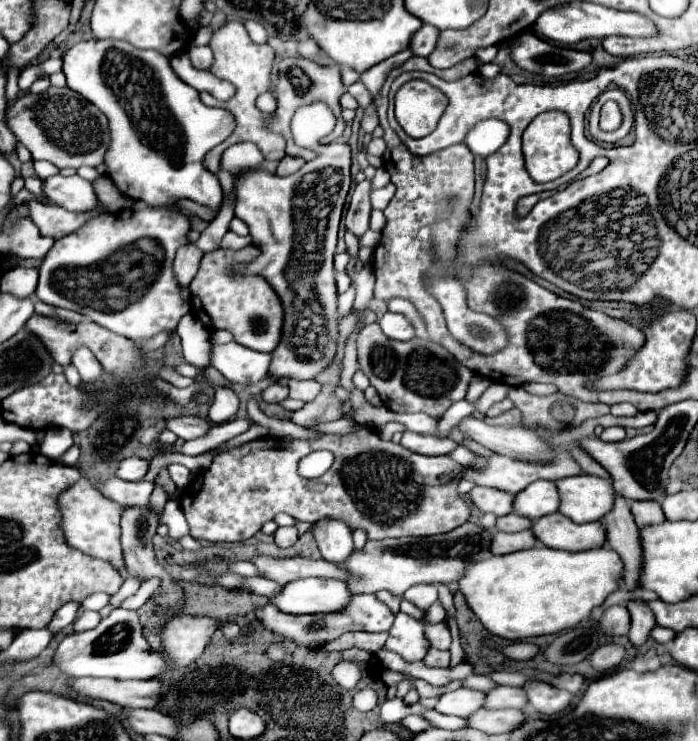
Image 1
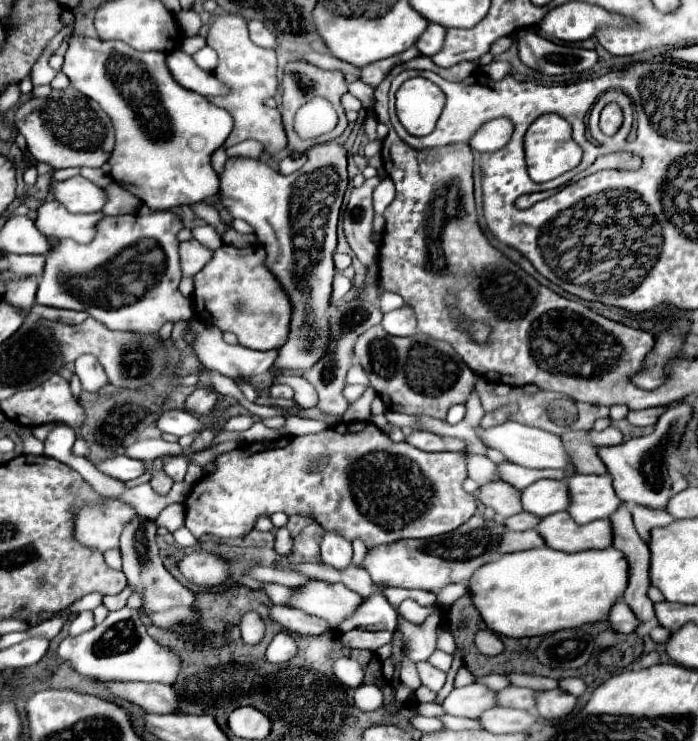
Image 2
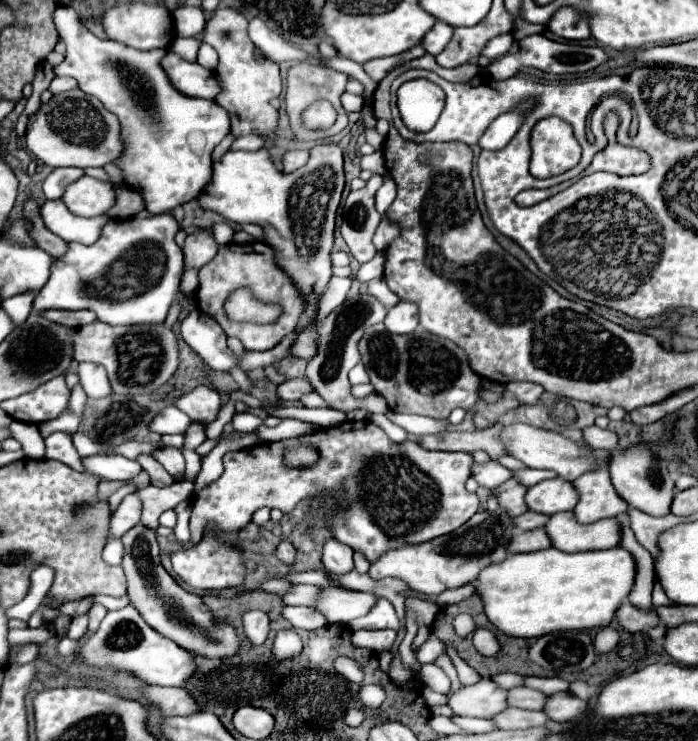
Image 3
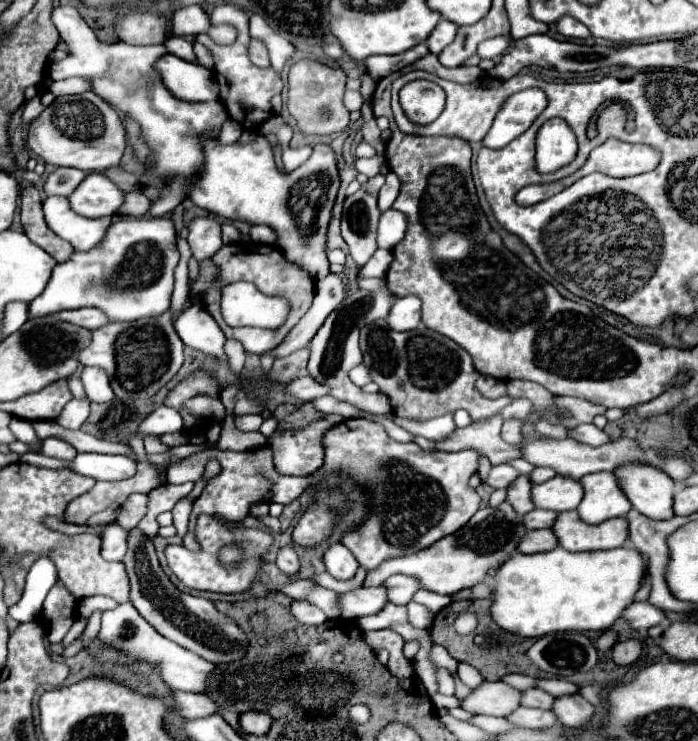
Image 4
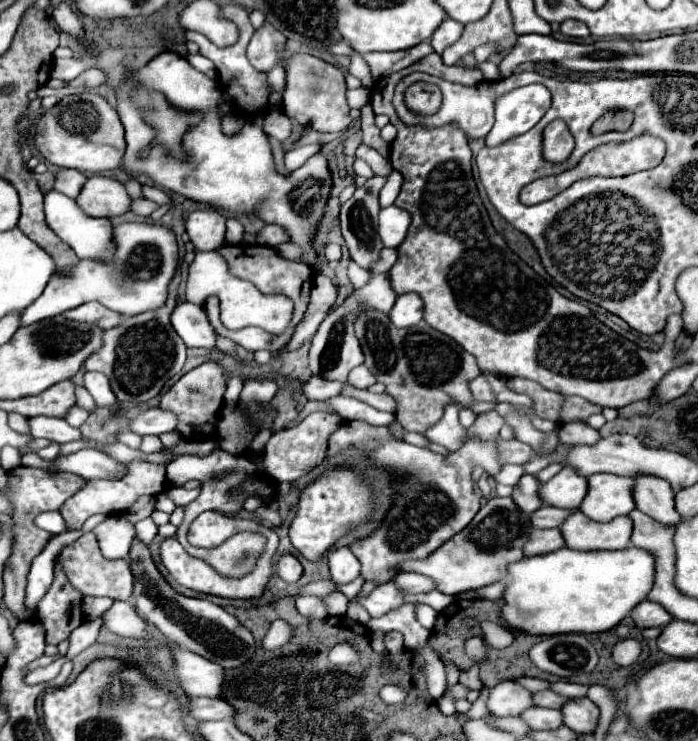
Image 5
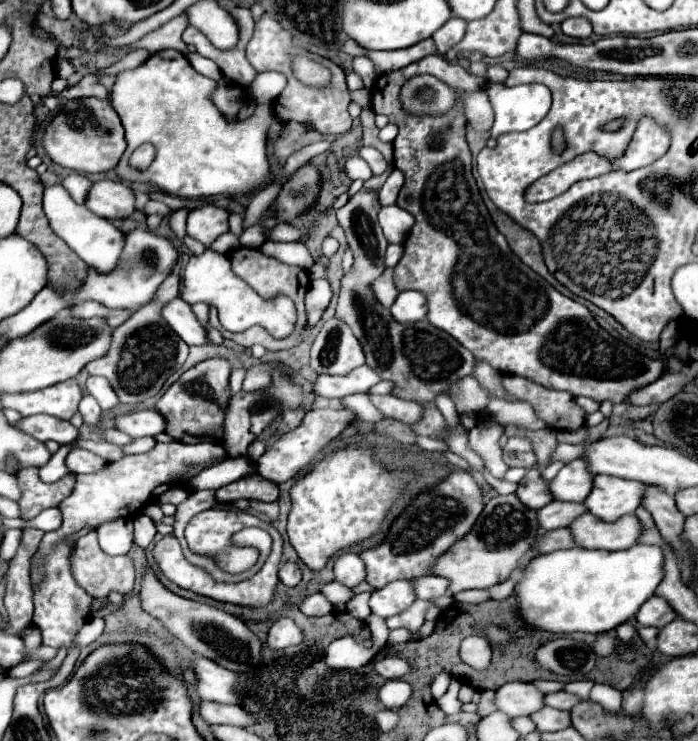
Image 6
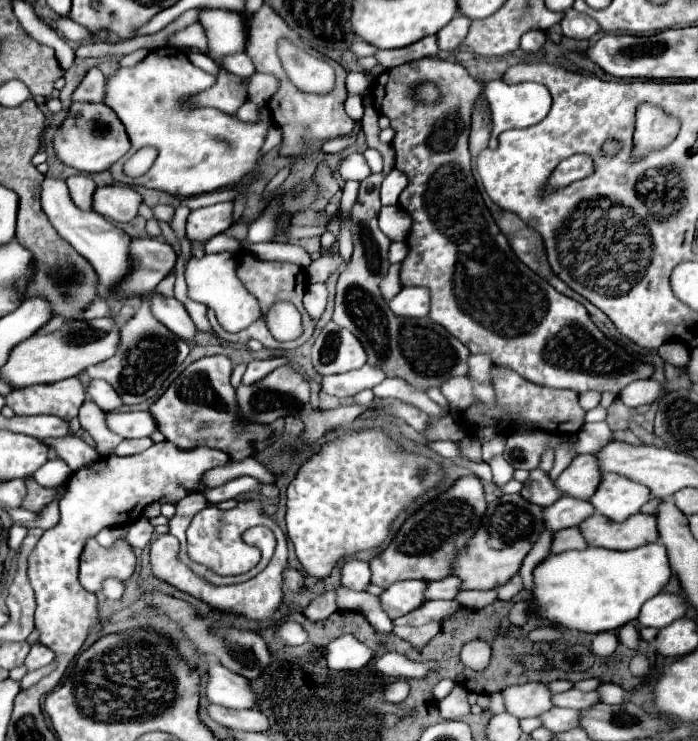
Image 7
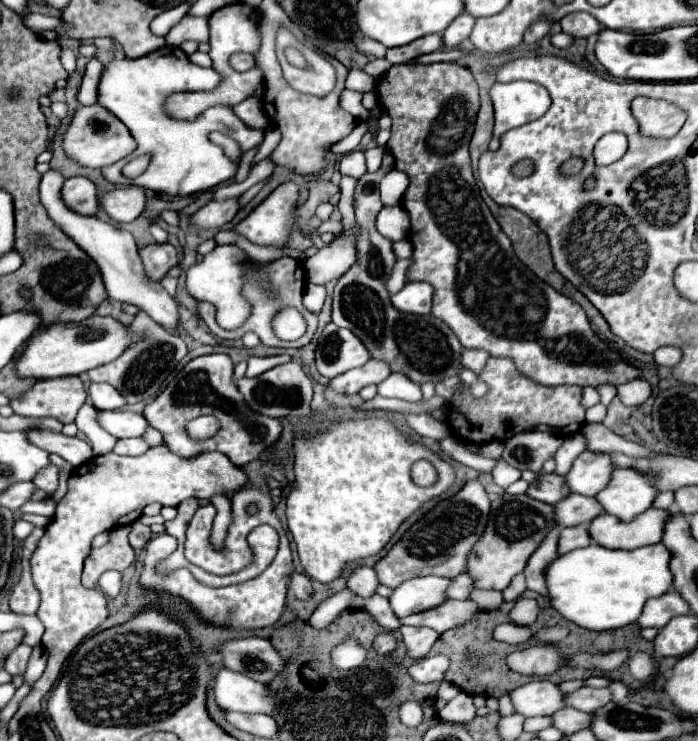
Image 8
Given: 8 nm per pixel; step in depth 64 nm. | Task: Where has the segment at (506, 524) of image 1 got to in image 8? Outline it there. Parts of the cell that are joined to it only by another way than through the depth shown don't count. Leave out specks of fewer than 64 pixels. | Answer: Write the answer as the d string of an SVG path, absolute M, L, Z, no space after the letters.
M570 494L556 506L558 506L558 524L560 526L590 524L596 516L604 512L602 504L596 498L588 498L582 494Z

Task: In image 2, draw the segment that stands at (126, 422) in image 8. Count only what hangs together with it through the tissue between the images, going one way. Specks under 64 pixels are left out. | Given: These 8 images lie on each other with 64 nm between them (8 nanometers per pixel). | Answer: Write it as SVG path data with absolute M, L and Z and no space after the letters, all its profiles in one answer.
M168 410L164 412L158 420L158 430L160 432L168 432L168 434L180 434L186 436L194 430L202 430L202 422L200 418L184 412L184 410Z

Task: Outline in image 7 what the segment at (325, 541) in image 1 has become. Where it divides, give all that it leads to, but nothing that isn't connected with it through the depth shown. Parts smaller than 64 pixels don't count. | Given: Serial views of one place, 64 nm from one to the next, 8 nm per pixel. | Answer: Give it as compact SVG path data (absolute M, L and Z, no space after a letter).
M348 560L342 568L342 586L356 590L356 592L364 592L370 584L370 566L366 562L360 560Z

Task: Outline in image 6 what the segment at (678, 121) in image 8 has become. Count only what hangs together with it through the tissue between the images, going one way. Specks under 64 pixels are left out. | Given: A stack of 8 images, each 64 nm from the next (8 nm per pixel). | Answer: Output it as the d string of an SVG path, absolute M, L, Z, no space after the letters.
M642 116L636 130L638 132L634 132L626 154L614 162L616 168L634 170L634 168L648 166L650 162L658 160L668 150L670 132L662 130L662 126L658 126L654 118Z

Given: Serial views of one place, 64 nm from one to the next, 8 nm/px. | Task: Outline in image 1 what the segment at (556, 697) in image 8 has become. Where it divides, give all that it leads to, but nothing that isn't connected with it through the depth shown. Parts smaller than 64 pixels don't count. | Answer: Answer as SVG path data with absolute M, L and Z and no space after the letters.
M460 688L460 690L444 694L440 698L440 702L436 704L436 710L442 714L468 718L470 714L474 714L476 710L480 710L484 706L484 698L486 698L486 694L480 690Z

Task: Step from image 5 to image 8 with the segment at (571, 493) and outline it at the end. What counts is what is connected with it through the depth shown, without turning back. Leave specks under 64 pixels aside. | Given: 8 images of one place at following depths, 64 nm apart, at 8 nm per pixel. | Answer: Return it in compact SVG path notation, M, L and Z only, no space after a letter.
M582 452L572 470L566 474L566 482L572 492L596 496L610 482L614 472L612 456L608 452Z

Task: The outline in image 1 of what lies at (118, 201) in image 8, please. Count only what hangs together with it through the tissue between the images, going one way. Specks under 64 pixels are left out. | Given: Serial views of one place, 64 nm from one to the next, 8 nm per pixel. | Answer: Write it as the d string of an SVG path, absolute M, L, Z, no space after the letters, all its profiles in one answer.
M50 176L46 178L46 196L52 204L58 204L70 212L86 212L94 210L100 200L92 188L92 182L74 176Z

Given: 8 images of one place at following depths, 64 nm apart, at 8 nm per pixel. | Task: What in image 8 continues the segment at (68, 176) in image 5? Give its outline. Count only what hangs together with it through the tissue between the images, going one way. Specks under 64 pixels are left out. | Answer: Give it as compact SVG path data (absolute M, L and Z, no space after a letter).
M84 176L66 178L66 182L62 186L62 200L76 214L96 216L96 212L98 212L96 186L92 180L88 180Z

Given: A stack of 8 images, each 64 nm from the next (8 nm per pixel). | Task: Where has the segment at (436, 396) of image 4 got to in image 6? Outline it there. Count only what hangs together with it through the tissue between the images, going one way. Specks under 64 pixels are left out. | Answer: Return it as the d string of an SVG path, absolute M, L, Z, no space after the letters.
M366 106L360 114L362 120L362 128L364 128L364 146L372 146L376 150L380 150L382 156L388 162L388 170L380 176L372 176L370 180L364 182L364 186L360 188L360 192L356 192L346 206L342 206L336 214L338 214L338 222L346 232L348 238L348 246L354 252L354 266L348 274L344 274L342 282L340 282L340 296L338 296L338 306L336 306L336 318L340 318L342 322L346 322L354 336L360 340L364 354L366 354L366 364L376 370L380 374L382 380L390 380L396 384L394 388L394 396L404 398L404 400L412 400L418 404L426 404L430 402L430 406L424 406L424 416L418 424L412 426L412 430L418 436L428 436L428 438L442 438L442 434L446 432L448 424L444 420L444 416L440 414L440 410L434 404L434 398L438 394L446 394L450 384L470 376L472 368L474 368L474 356L470 354L470 350L466 350L460 342L456 342L450 334L446 334L444 330L432 326L428 320L420 320L420 322L412 322L412 324L400 324L392 318L390 310L384 308L376 298L374 292L370 290L372 282L386 270L384 266L384 252L386 252L386 238L382 234L382 228L378 224L378 210L380 210L380 202L378 202L378 192L382 188L382 184L386 182L392 166L392 144L384 144L378 138L378 126L374 122L374 110L370 106Z

